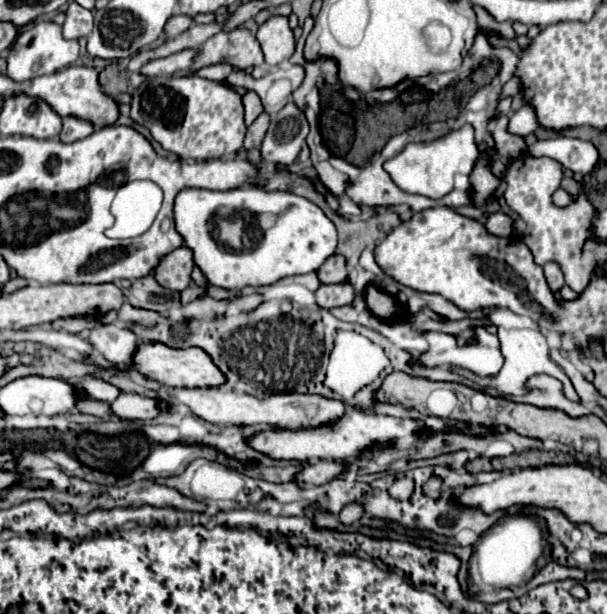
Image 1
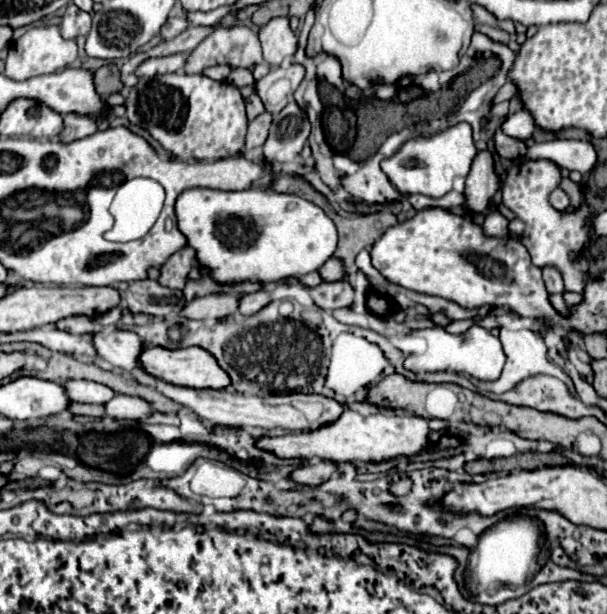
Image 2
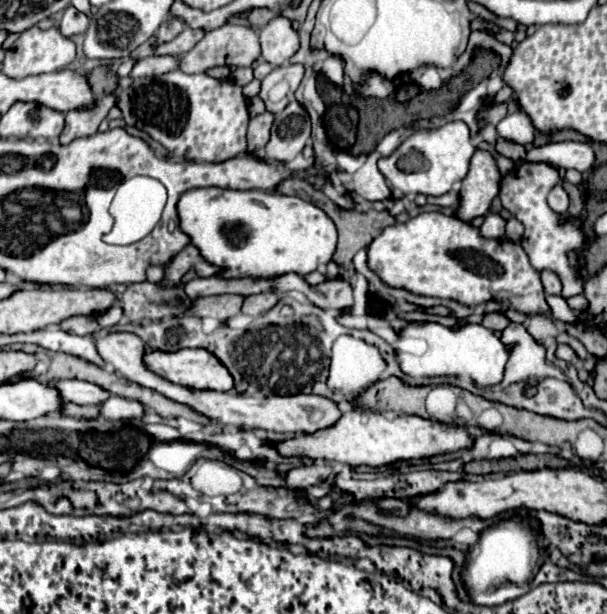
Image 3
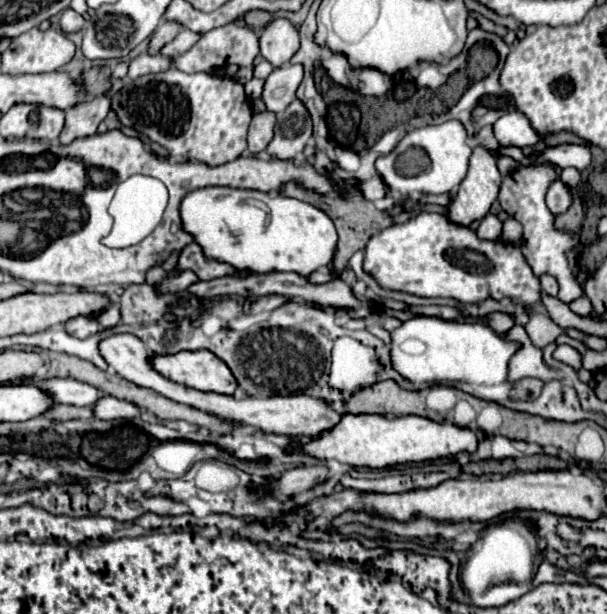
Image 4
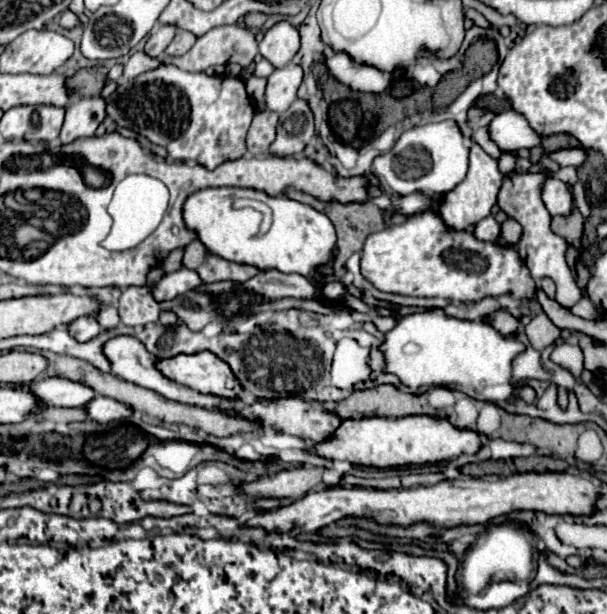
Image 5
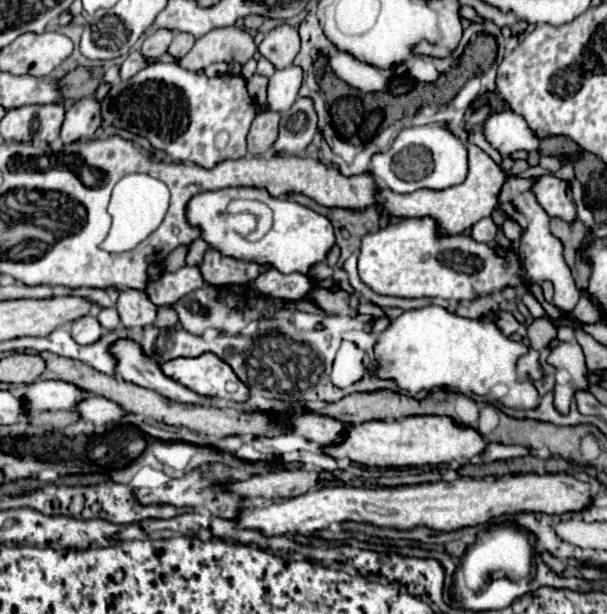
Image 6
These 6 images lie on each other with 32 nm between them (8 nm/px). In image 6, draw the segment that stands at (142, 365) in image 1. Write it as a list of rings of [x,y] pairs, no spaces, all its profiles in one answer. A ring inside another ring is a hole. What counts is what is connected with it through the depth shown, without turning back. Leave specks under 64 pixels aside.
[[[204,354],[196,360],[170,360],[162,366],[162,372],[206,398],[226,402],[248,402],[250,398],[248,388],[240,382],[234,370],[214,354]]]

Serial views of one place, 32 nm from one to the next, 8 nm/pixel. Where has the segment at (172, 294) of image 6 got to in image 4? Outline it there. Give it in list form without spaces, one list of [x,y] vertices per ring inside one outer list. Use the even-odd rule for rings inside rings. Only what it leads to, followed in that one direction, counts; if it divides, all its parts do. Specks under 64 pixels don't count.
[[[182,270],[178,274],[168,274],[158,286],[158,294],[178,294],[178,292],[184,292],[188,290],[188,286],[196,284],[198,282],[198,276],[190,270]]]

